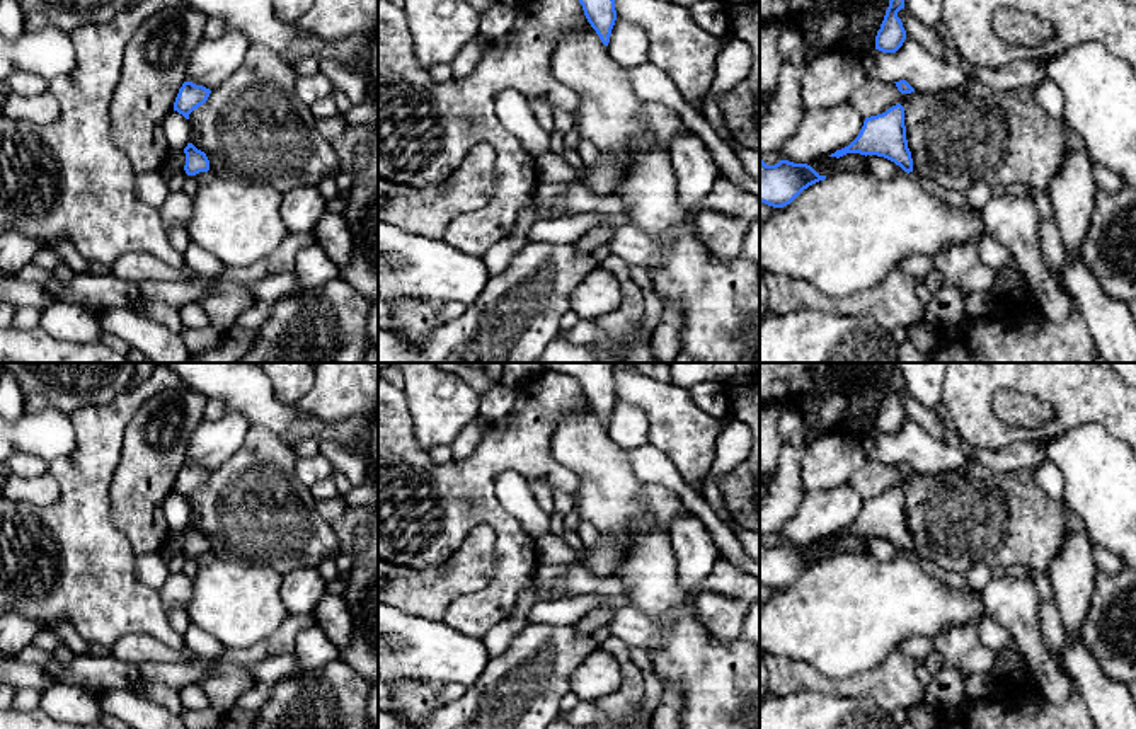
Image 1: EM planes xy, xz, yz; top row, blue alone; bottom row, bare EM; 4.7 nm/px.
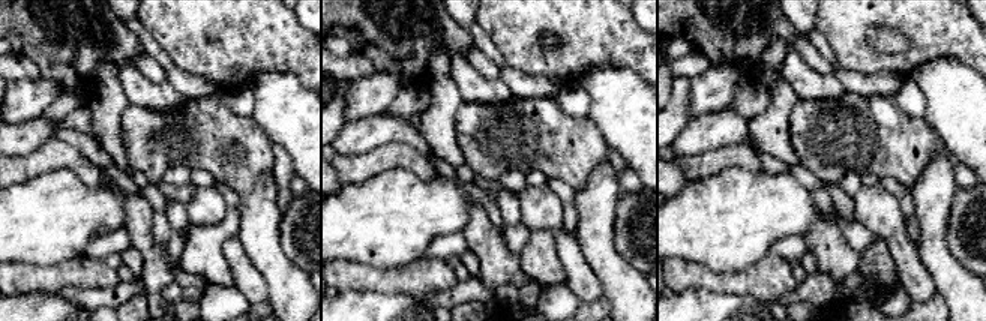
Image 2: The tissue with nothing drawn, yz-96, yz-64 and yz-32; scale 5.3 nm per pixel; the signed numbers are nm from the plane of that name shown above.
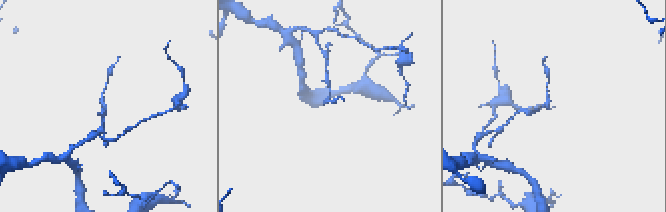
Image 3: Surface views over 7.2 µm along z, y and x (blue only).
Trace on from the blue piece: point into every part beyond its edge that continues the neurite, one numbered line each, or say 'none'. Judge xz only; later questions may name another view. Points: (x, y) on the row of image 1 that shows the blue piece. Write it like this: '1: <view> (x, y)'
none

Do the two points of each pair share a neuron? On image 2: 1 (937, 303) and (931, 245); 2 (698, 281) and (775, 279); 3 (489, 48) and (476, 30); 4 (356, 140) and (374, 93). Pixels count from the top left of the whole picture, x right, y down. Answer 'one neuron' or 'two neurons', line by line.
1: two neurons
2: one neuron
3: one neuron
4: two neurons

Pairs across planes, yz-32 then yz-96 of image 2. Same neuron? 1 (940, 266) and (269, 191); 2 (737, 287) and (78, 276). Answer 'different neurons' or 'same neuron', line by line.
1: same neuron
2: same neuron

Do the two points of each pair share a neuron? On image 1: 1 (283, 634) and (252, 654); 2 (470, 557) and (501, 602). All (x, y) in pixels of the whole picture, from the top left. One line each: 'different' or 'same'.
1: same
2: different

